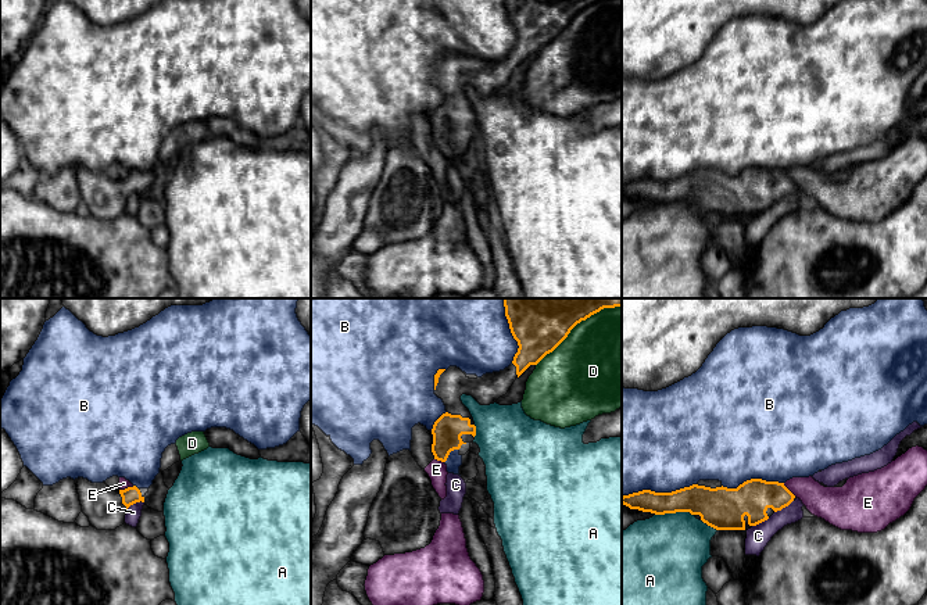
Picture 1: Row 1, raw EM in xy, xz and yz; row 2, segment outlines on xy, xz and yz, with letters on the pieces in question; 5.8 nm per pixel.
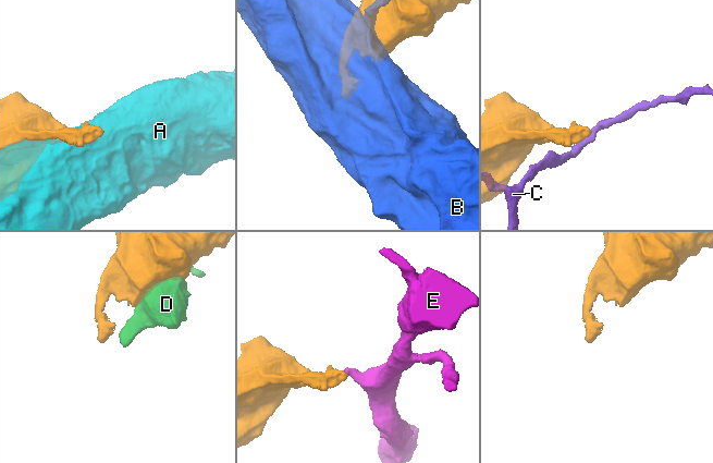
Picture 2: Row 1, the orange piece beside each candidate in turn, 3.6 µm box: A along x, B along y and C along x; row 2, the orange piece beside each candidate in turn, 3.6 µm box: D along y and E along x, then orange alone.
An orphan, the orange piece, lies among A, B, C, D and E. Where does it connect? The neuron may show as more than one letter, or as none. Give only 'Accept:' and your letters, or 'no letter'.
Accept: no letter

